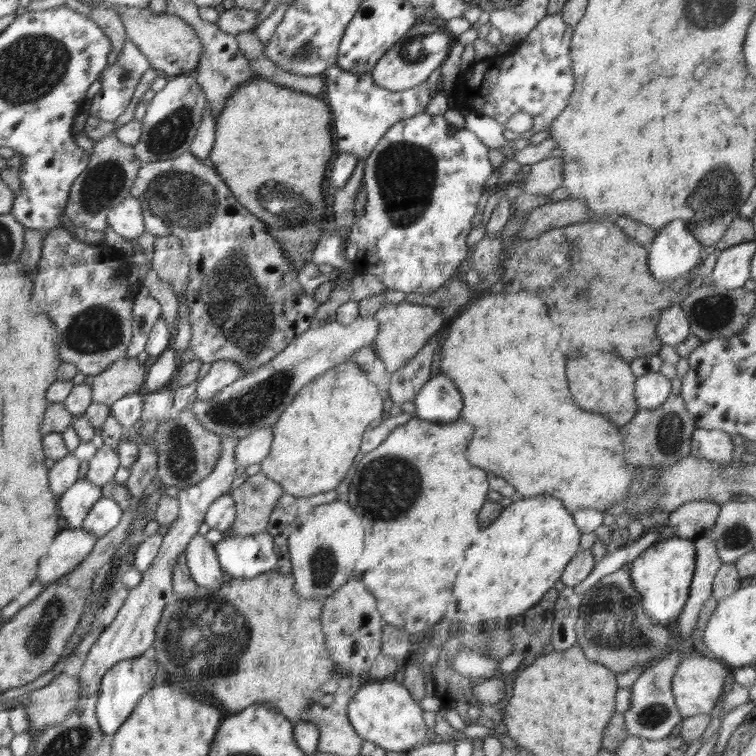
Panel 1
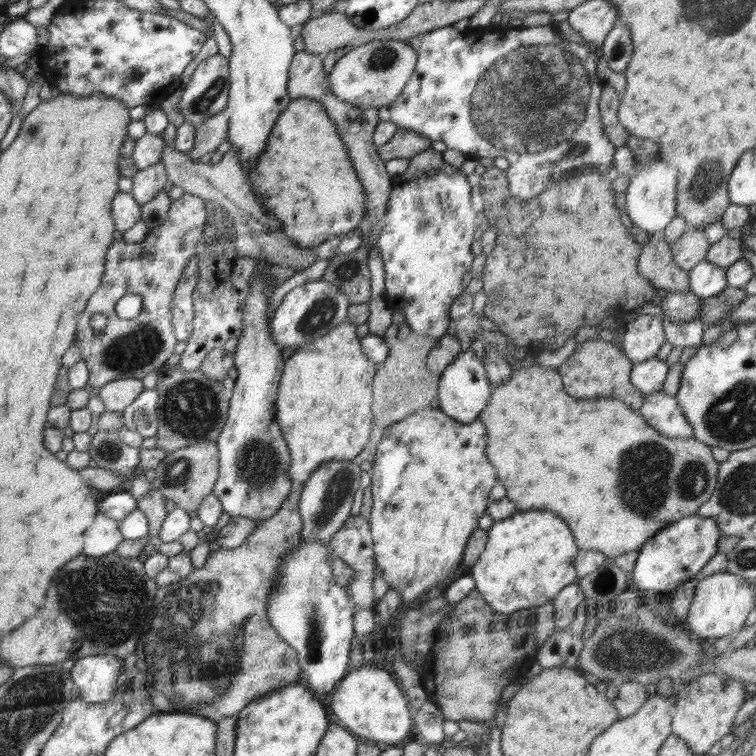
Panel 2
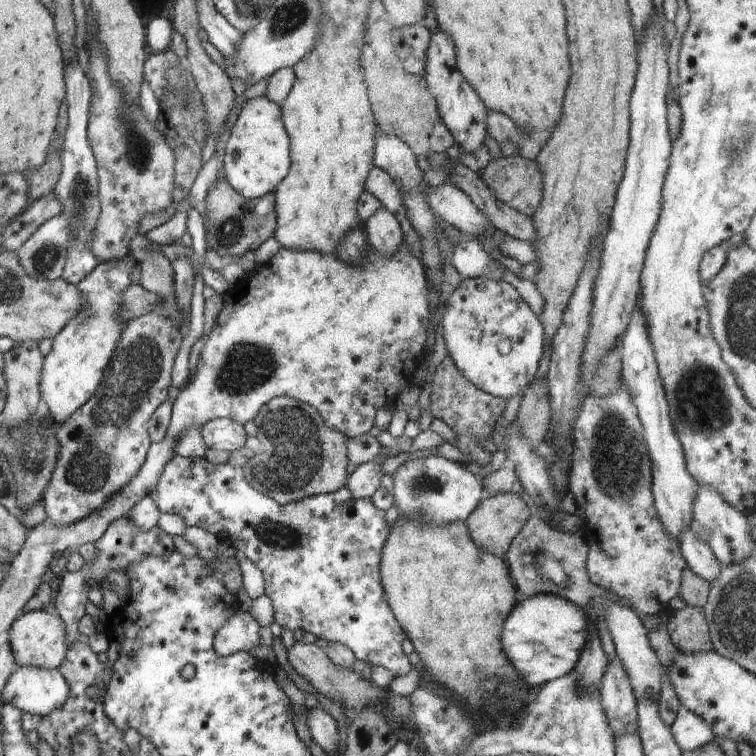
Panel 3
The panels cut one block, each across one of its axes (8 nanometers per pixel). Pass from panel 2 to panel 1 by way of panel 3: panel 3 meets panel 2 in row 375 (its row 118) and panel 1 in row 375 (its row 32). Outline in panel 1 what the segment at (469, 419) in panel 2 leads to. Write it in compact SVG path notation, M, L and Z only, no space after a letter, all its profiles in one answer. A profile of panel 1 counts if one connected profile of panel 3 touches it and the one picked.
M442 372L424 383L413 402L416 417L421 420L440 423L461 420L463 396L454 381Z

